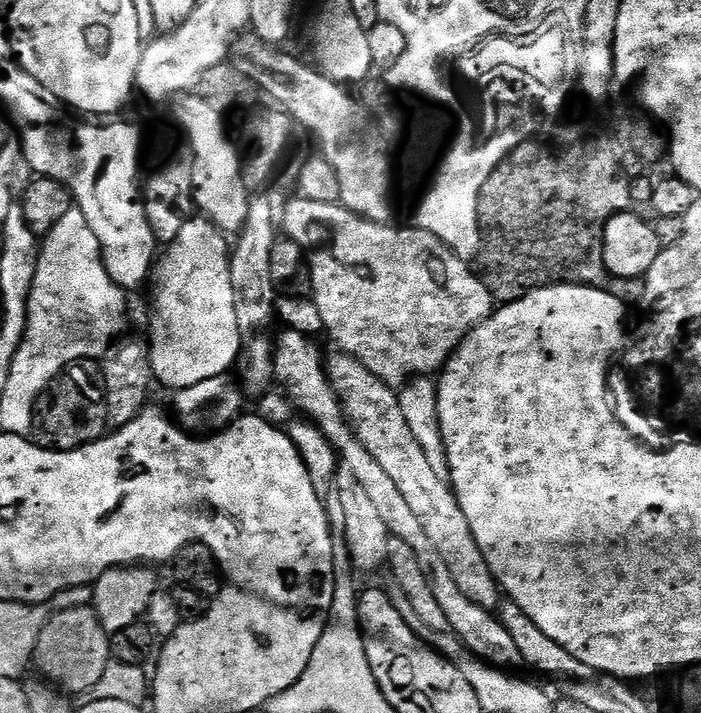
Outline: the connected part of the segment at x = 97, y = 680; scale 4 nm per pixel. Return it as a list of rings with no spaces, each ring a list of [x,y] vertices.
[[[73,606],[64,608],[60,612],[53,612],[52,617],[46,622],[42,634],[36,643],[34,657],[35,667],[40,667],[40,672],[45,681],[51,682],[65,694],[72,692],[91,693],[103,681],[109,664],[113,663],[112,641],[109,632],[102,626],[102,622],[95,607]]]

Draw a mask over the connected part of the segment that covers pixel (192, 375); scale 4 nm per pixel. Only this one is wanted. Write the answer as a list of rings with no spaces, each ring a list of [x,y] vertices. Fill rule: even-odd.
[[[185,219],[178,238],[167,245],[168,253],[164,261],[162,256],[154,276],[156,297],[152,300],[152,308],[156,311],[156,321],[152,324],[148,353],[155,383],[172,388],[173,393],[198,386],[198,382],[206,382],[206,378],[229,375],[237,367],[242,351],[242,329],[238,322],[236,294],[231,281],[230,244],[224,241],[227,240],[225,233],[211,220],[192,219]]]

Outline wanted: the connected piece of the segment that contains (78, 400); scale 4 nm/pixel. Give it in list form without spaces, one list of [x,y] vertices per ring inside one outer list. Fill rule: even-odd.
[[[83,363],[71,364],[58,373],[48,384],[47,392],[43,392],[36,401],[34,432],[37,437],[40,435],[38,440],[43,447],[72,452],[76,448],[83,448],[85,444],[93,444],[95,440],[103,440],[109,428],[110,417],[104,389]]]

